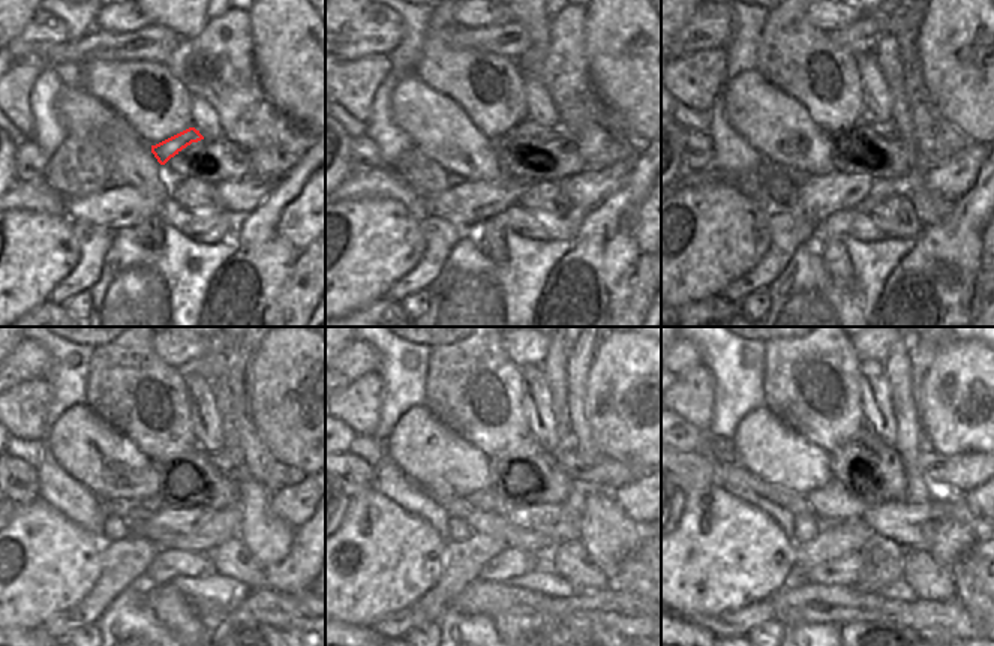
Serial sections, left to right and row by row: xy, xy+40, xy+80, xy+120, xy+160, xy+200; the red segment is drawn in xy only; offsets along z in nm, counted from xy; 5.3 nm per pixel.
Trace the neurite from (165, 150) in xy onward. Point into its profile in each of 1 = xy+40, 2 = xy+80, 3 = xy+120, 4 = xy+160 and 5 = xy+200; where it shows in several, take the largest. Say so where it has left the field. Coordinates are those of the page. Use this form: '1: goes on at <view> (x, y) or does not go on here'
1: goes on at xy+40 (526, 128)
2: goes on at xy+80 (889, 129)
3: goes on at xy+120 (231, 462)
4: goes on at xy+160 (610, 474)
5: goes on at xy+200 (960, 472)

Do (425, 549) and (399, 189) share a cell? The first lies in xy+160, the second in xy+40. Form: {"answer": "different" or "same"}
{"answer": "different"}

